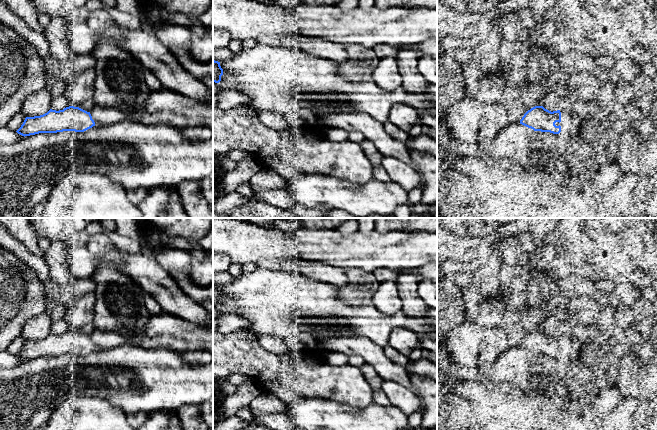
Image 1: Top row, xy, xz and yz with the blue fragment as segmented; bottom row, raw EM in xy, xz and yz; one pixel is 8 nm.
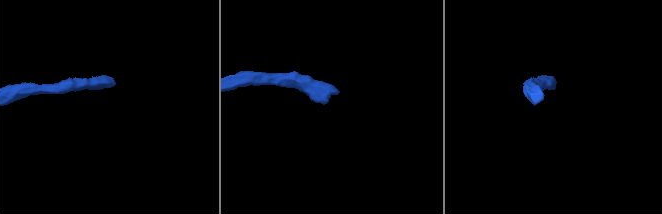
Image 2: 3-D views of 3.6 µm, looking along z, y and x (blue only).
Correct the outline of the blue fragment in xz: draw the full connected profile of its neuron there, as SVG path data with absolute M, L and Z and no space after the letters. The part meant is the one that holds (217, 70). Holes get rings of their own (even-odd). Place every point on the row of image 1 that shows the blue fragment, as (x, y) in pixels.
M213 60L213 82L219 83L222 75L223 69L220 66L220 62Z

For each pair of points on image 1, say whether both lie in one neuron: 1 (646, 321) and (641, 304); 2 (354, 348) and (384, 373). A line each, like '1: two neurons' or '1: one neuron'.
1: one neuron
2: one neuron

